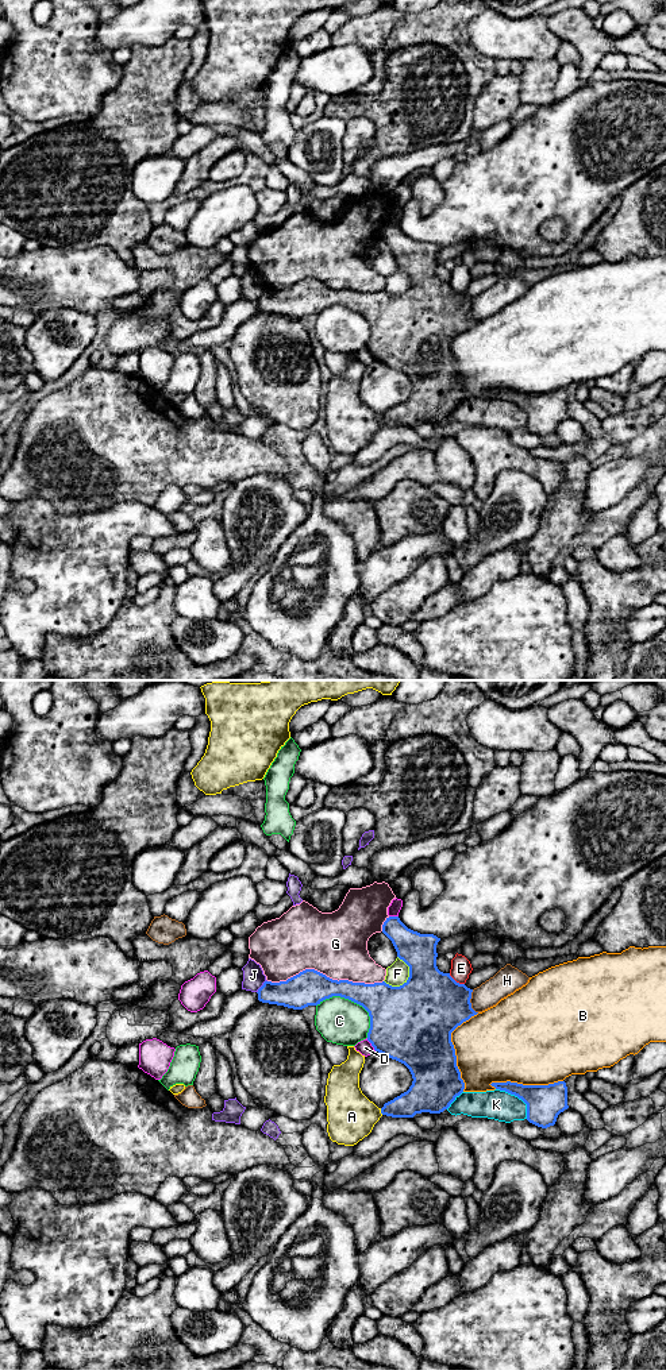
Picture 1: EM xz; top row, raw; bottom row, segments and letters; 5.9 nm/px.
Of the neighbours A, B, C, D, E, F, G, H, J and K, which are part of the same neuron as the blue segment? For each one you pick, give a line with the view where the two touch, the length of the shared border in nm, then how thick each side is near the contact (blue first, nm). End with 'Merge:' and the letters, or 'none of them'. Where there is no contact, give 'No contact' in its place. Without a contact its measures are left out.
Merge: none of them

